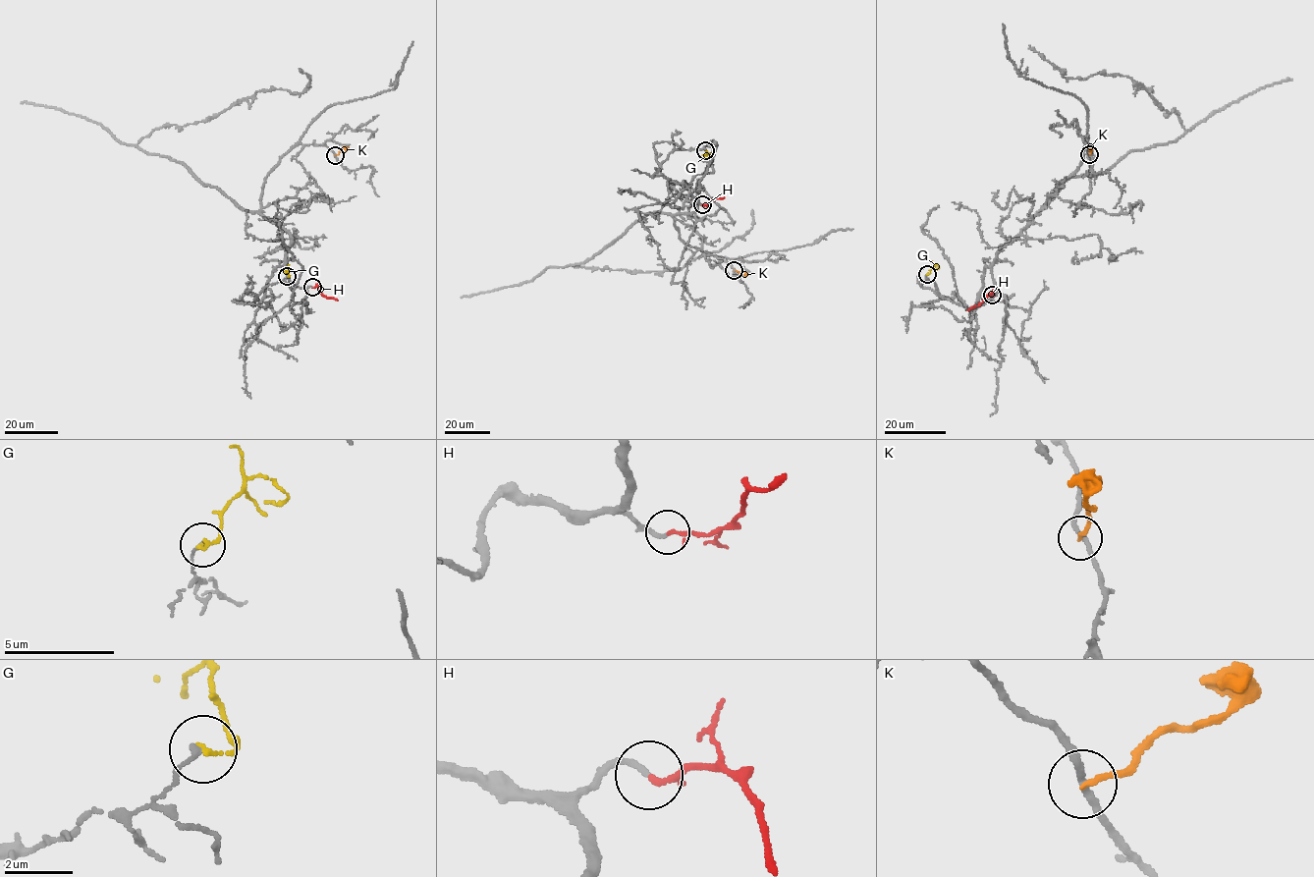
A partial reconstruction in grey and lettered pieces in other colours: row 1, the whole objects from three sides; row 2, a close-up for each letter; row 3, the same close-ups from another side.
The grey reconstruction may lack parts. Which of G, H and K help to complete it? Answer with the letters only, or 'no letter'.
H

